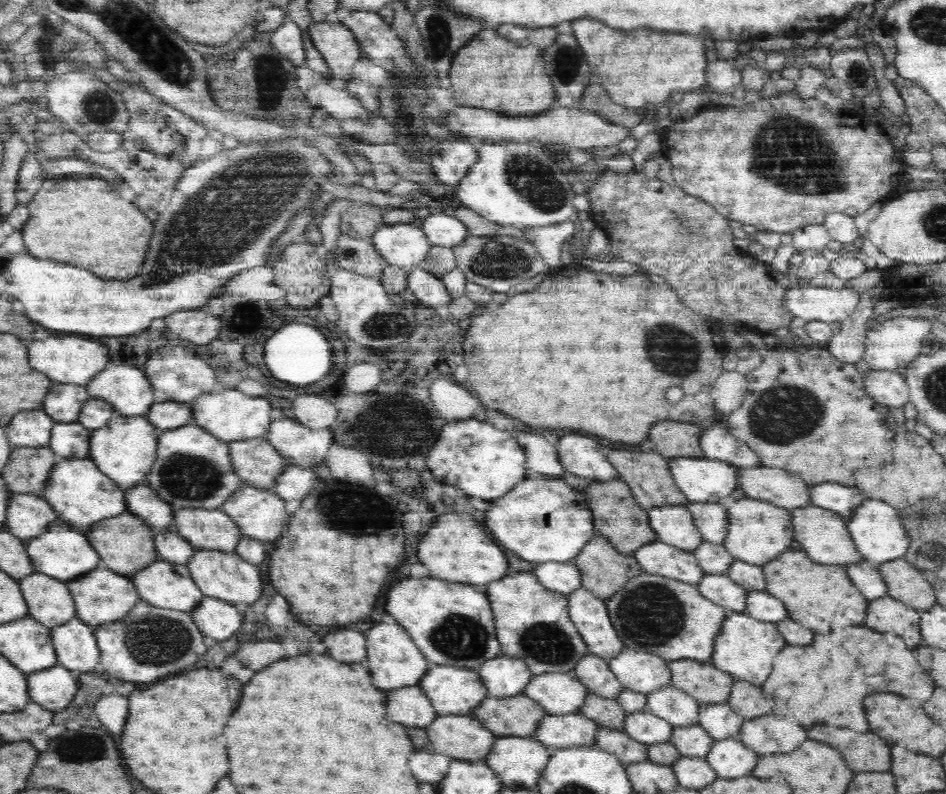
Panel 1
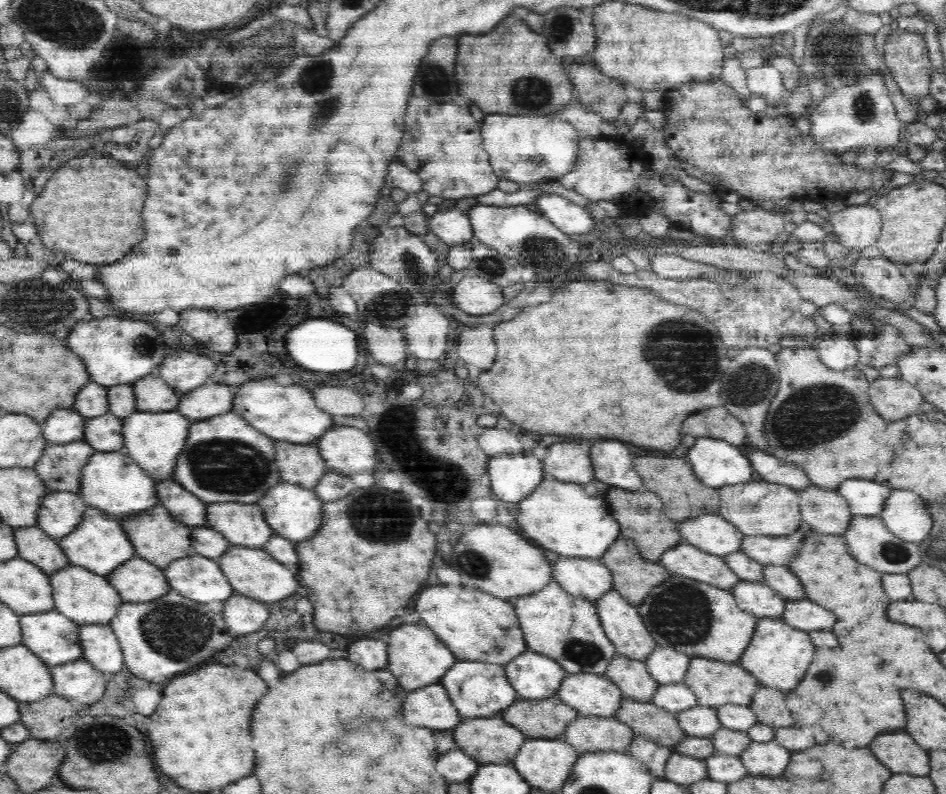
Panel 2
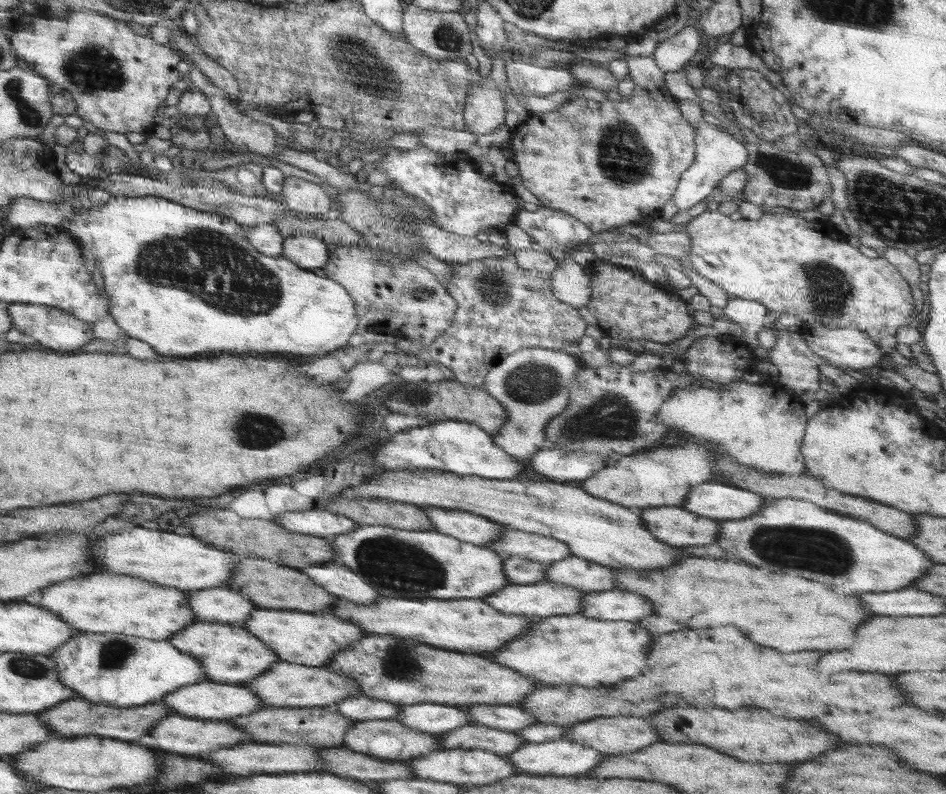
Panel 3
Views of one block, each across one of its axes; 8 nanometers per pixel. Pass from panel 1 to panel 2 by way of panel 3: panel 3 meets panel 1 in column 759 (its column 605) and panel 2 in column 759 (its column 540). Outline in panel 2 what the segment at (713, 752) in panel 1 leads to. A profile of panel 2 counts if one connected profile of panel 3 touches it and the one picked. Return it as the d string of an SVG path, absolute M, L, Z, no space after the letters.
M752 741L739 757L747 768L748 774L754 776L782 776L782 770L790 764L790 752L775 741L768 743Z

